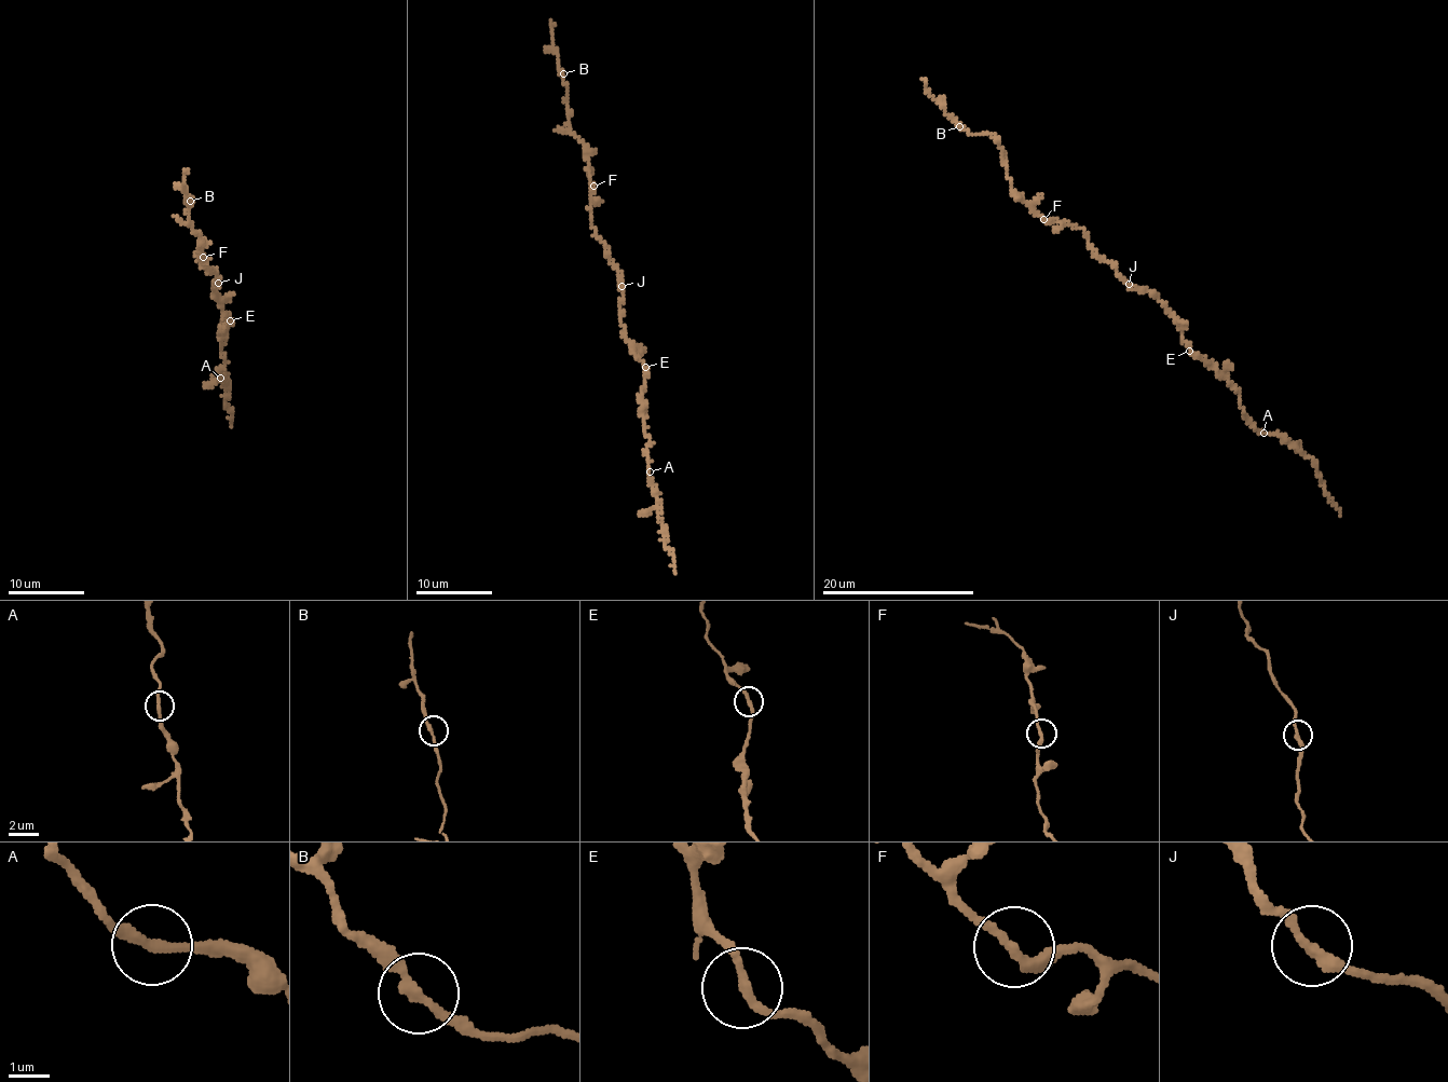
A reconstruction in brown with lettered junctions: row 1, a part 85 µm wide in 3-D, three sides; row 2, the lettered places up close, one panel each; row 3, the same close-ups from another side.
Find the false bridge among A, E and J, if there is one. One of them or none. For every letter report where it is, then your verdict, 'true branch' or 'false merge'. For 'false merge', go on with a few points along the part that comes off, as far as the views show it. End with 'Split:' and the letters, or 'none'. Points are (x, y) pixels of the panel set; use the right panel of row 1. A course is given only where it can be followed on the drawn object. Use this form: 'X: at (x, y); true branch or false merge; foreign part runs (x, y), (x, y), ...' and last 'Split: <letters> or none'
A: at (1264, 433); true branch
E: at (1189, 351); true branch
J: at (1129, 284); true branch
Split: none

